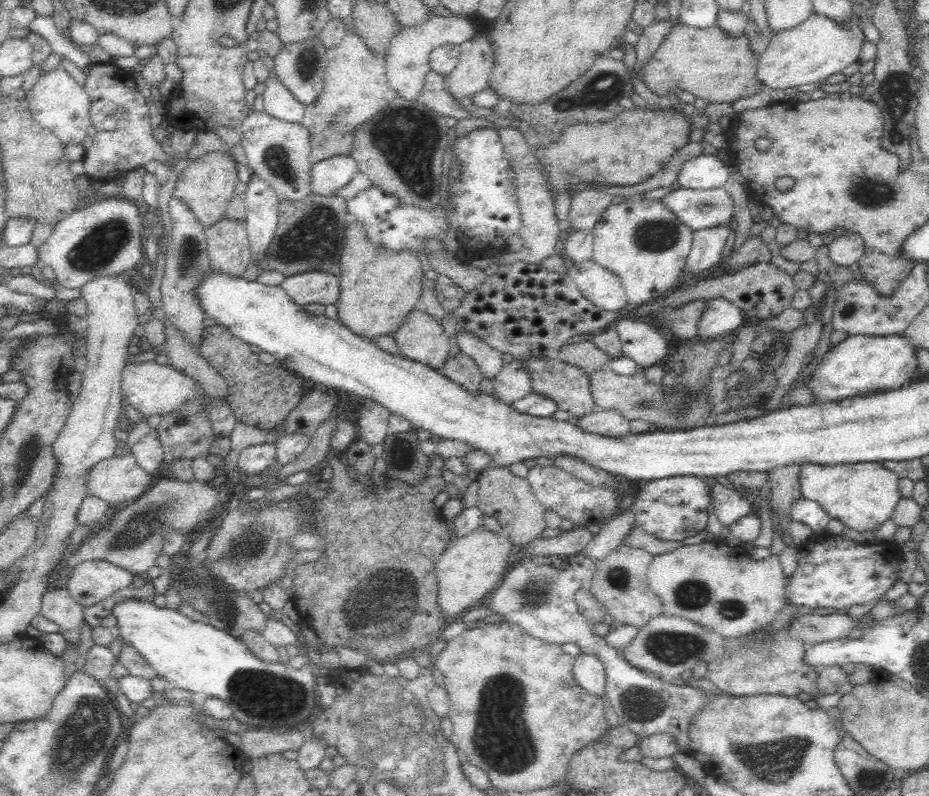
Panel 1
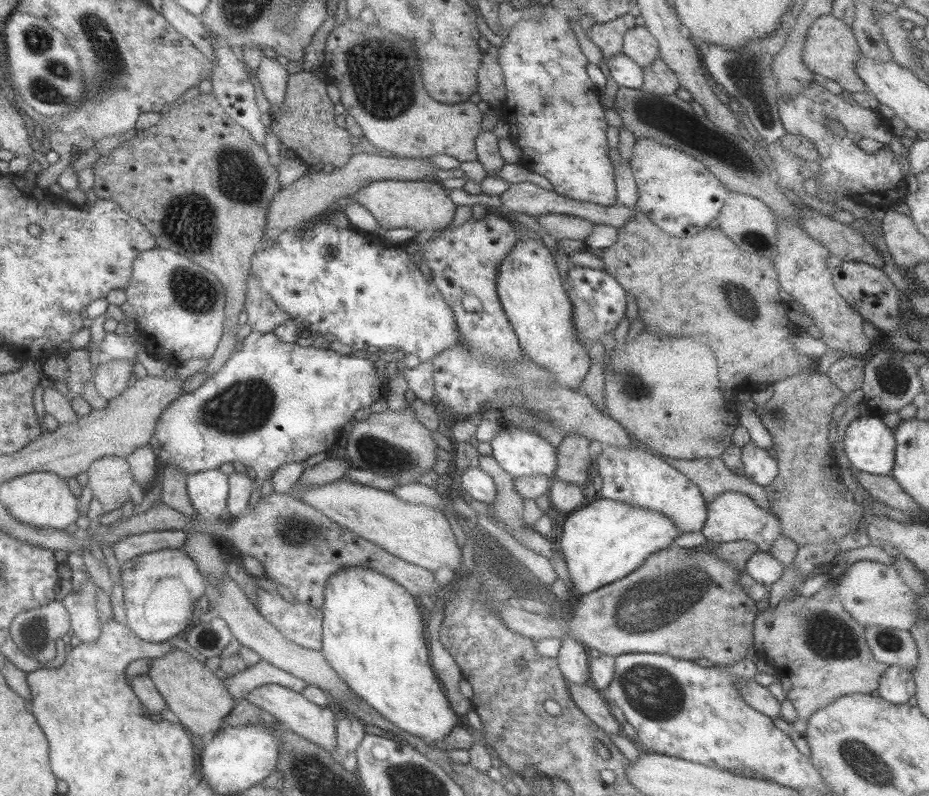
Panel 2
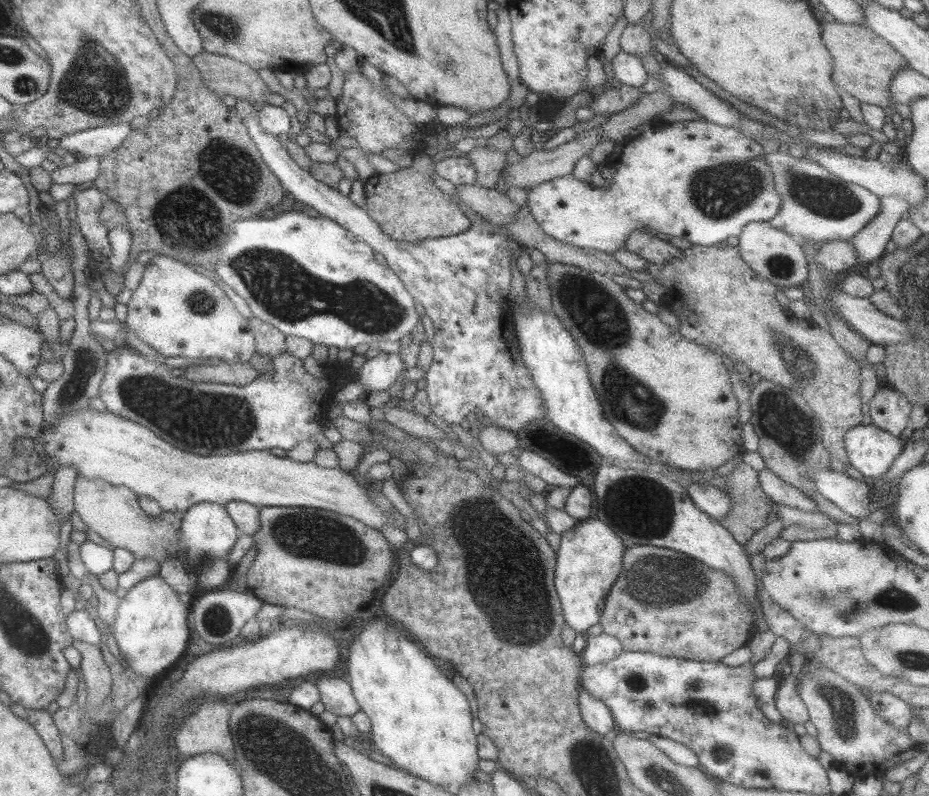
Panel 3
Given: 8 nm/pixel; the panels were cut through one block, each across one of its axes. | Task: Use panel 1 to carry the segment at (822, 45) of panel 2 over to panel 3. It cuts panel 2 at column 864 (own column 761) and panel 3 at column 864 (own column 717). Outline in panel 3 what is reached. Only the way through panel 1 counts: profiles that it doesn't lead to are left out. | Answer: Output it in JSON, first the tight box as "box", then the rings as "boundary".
{"box":[821,21,908,109],"boundary":[[[837,21],[823,22],[821,40],[833,59],[831,82],[842,88],[860,103],[873,104],[885,109],[889,104],[889,82],[897,70],[908,68],[907,61],[888,42],[877,36],[870,28],[853,23],[843,24]]]}

